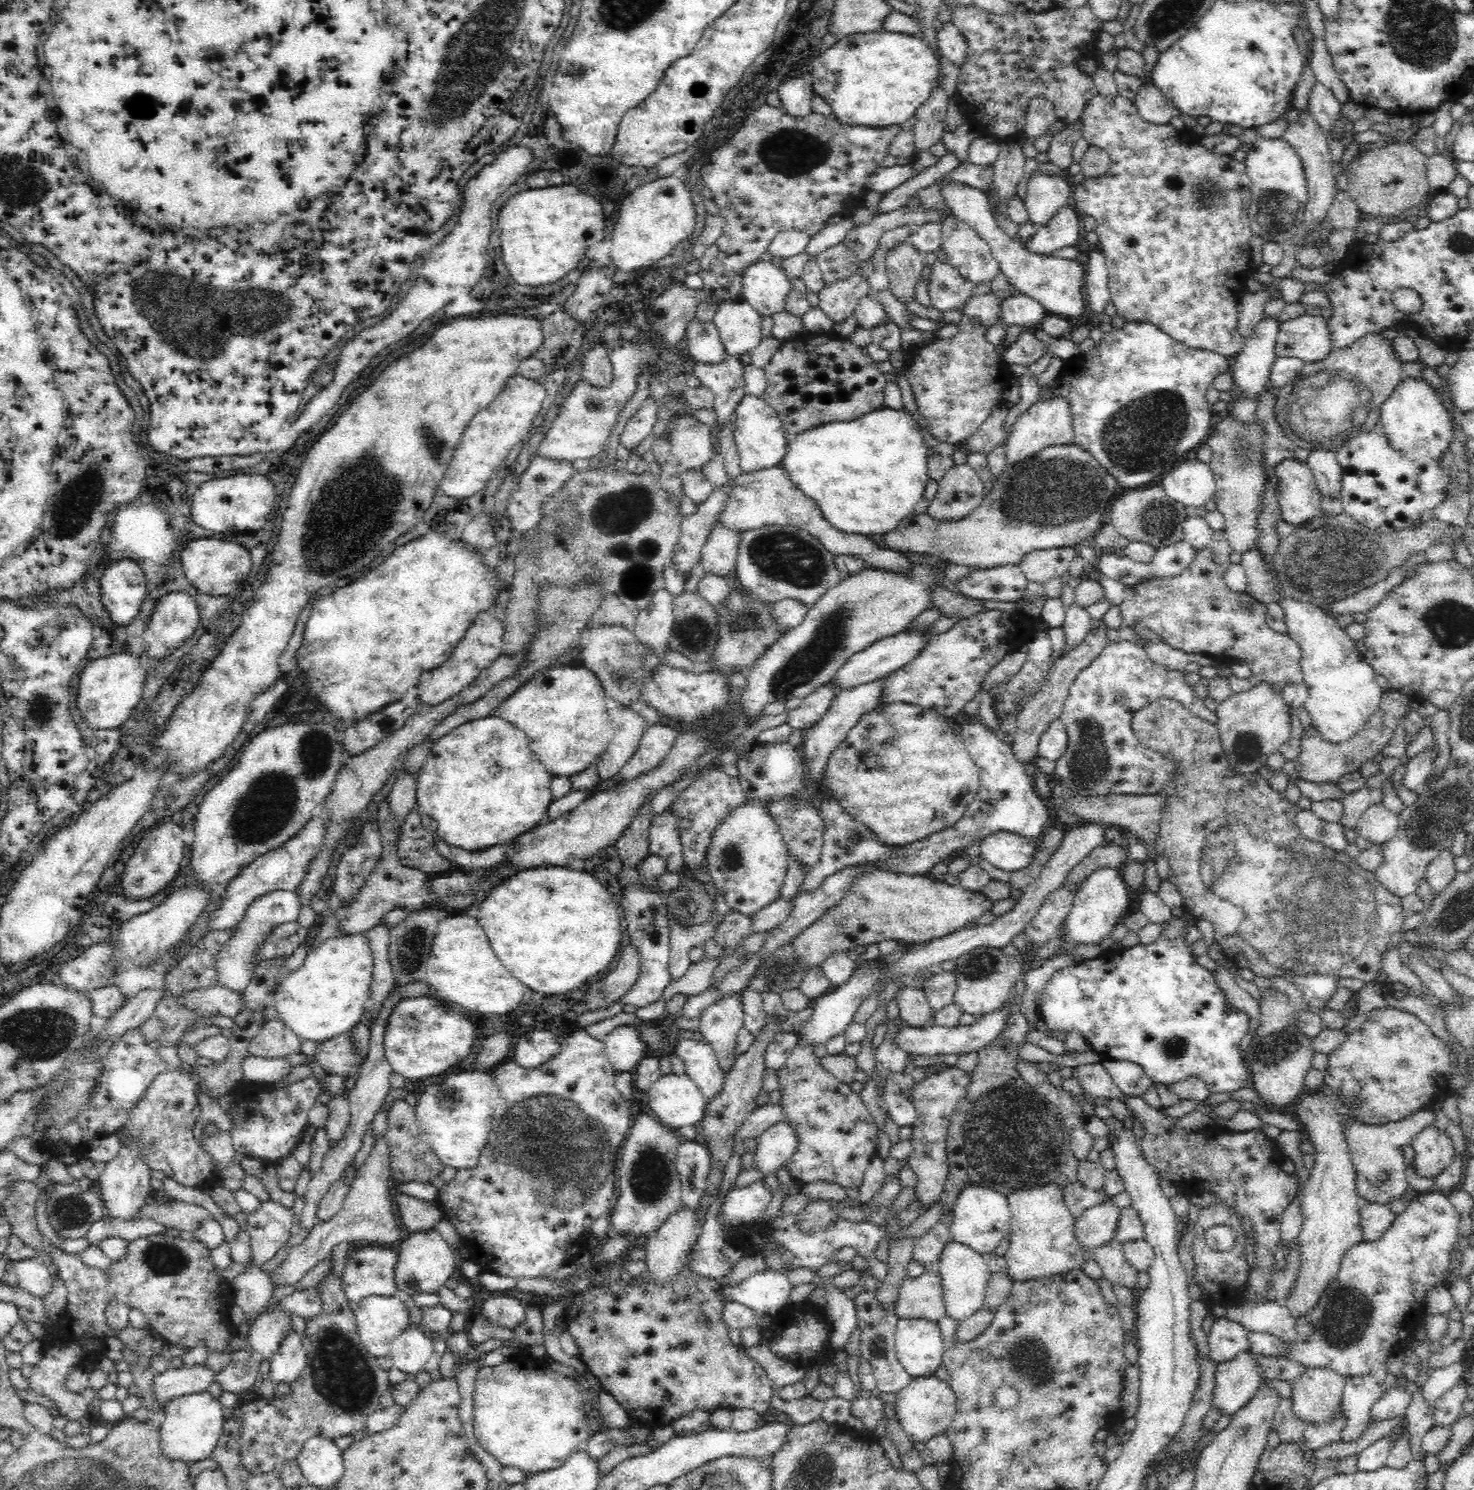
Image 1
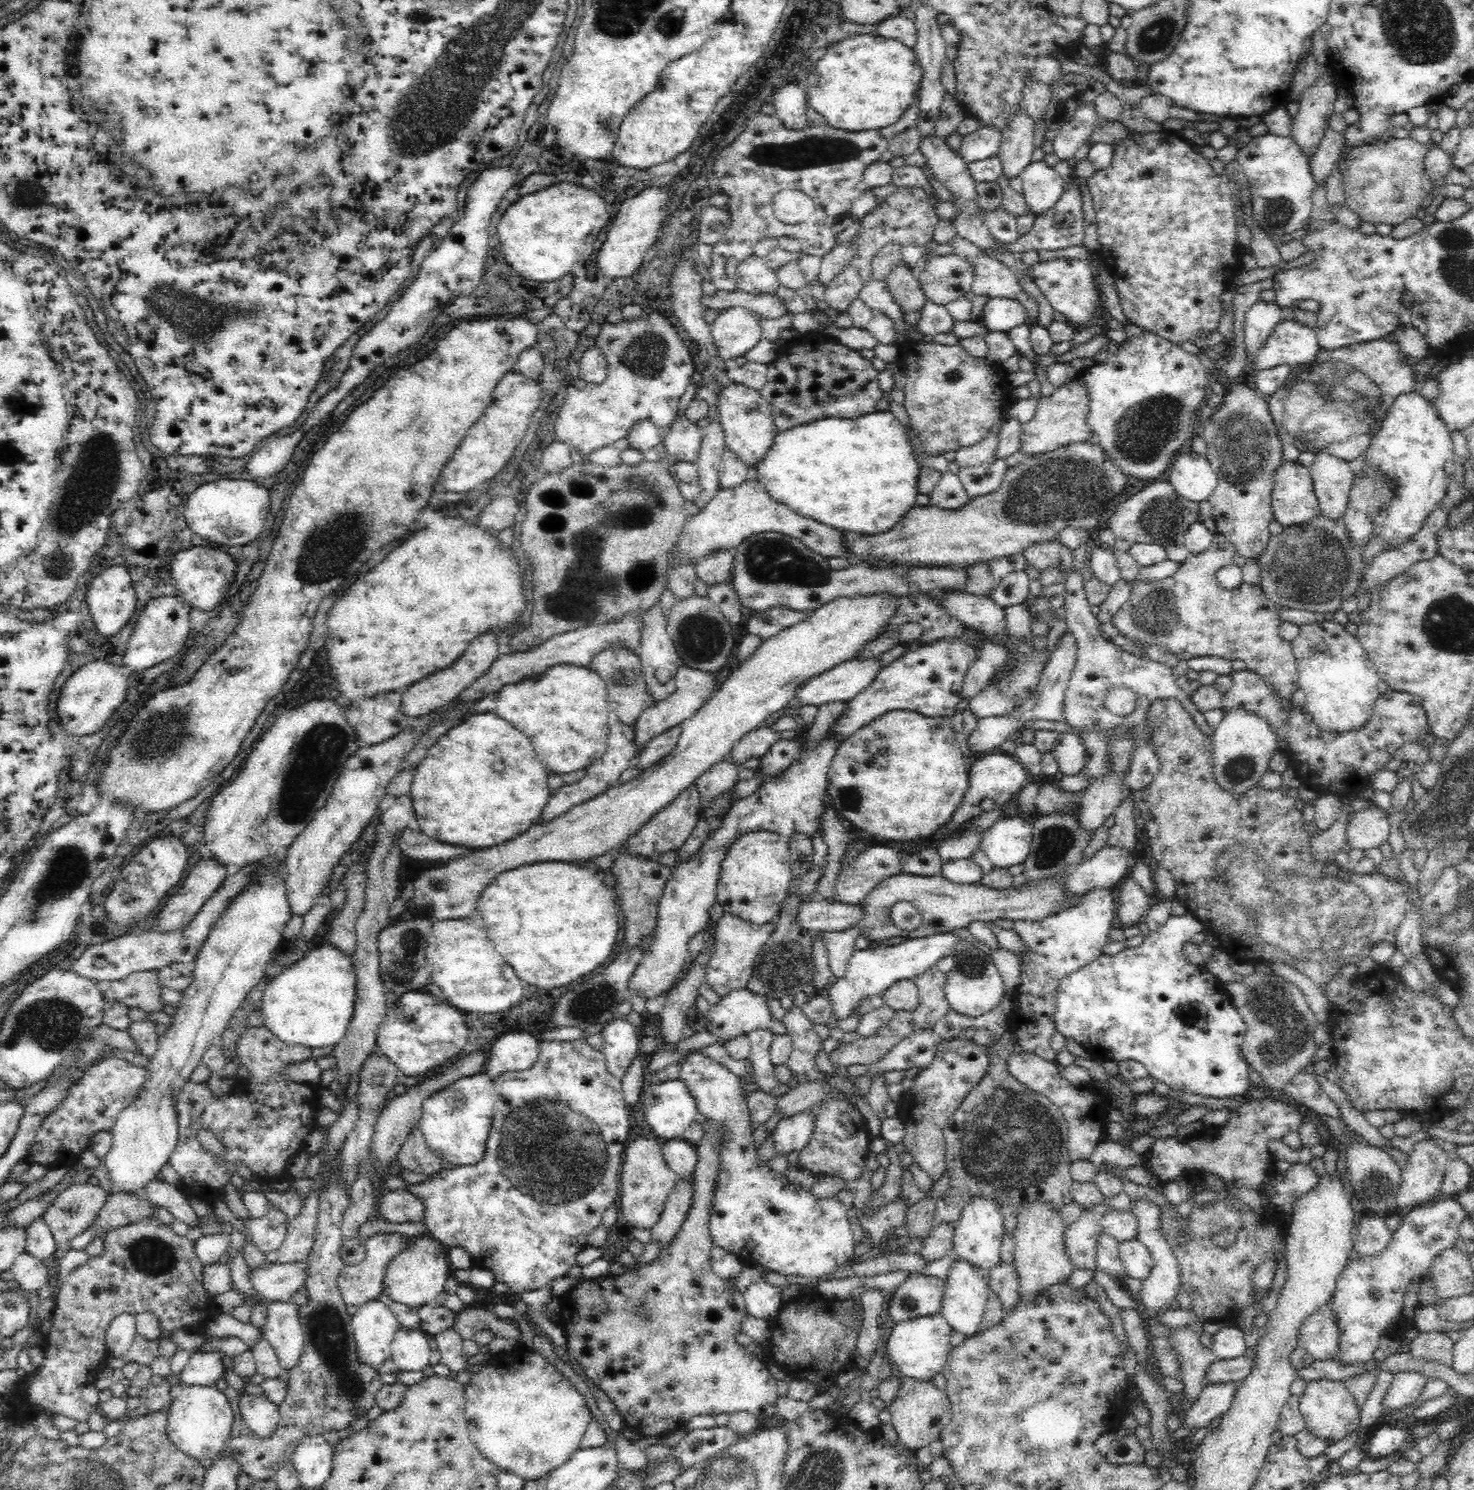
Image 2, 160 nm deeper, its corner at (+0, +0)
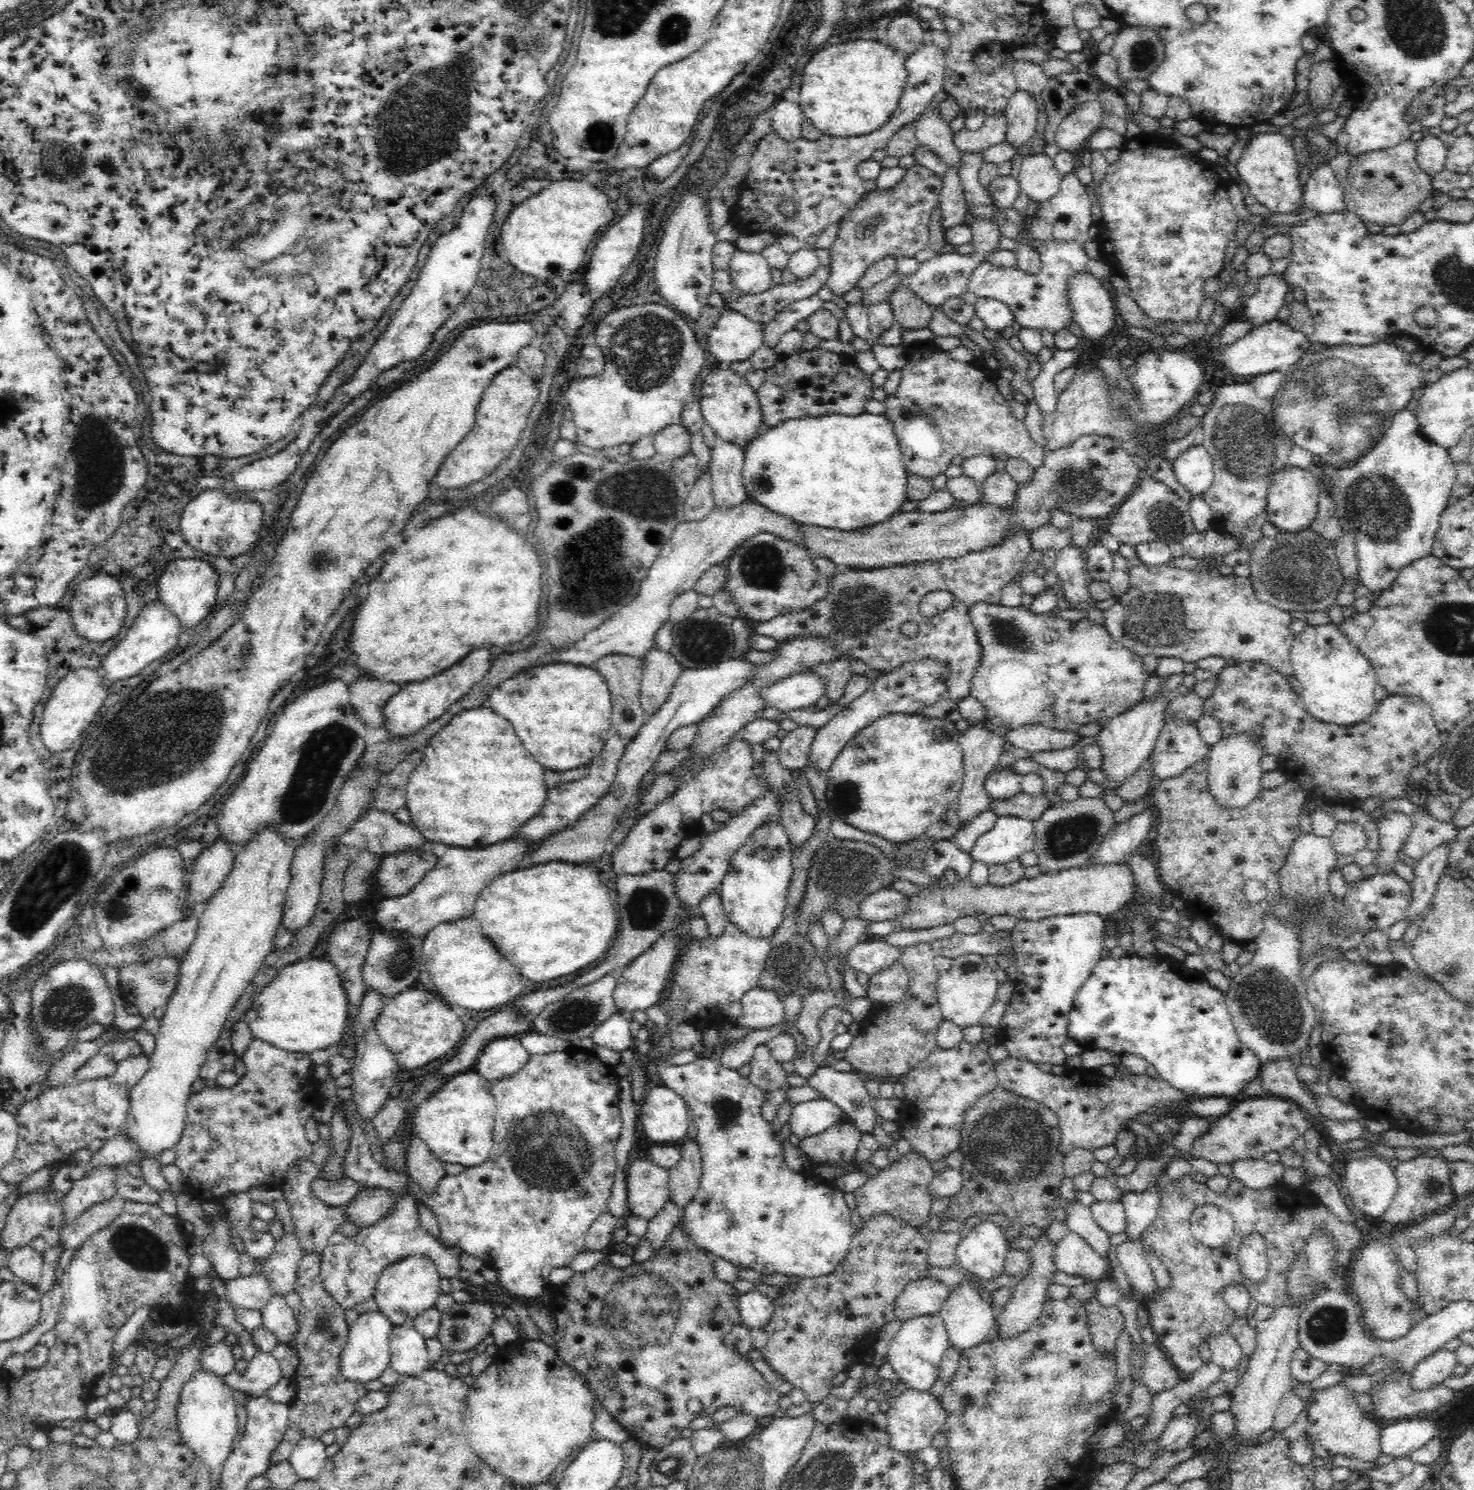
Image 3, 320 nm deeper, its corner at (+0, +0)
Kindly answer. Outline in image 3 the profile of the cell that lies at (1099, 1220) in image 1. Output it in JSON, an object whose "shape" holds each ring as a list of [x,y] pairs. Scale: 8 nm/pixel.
{"shape":[[[1069,1229],[1056,1244],[1054,1263],[1060,1272],[1092,1282],[1104,1276],[1108,1263],[1076,1232]]]}

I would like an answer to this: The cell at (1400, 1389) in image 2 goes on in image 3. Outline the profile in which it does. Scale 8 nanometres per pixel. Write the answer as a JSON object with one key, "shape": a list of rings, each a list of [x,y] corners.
{"shape":[[[1442,1348],[1430,1353],[1408,1372],[1407,1386],[1414,1392],[1428,1390],[1452,1375],[1454,1366],[1458,1364],[1452,1351]]]}

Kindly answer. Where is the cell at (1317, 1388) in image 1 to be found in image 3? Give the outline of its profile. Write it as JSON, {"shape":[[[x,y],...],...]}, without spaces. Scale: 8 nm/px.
{"shape":[[[1337,1383],[1322,1390],[1313,1390],[1307,1401],[1306,1434],[1316,1440],[1330,1455],[1340,1454],[1363,1462],[1374,1462],[1379,1458],[1380,1422],[1370,1418],[1369,1414],[1358,1406],[1358,1400],[1350,1389],[1342,1383]]]}

